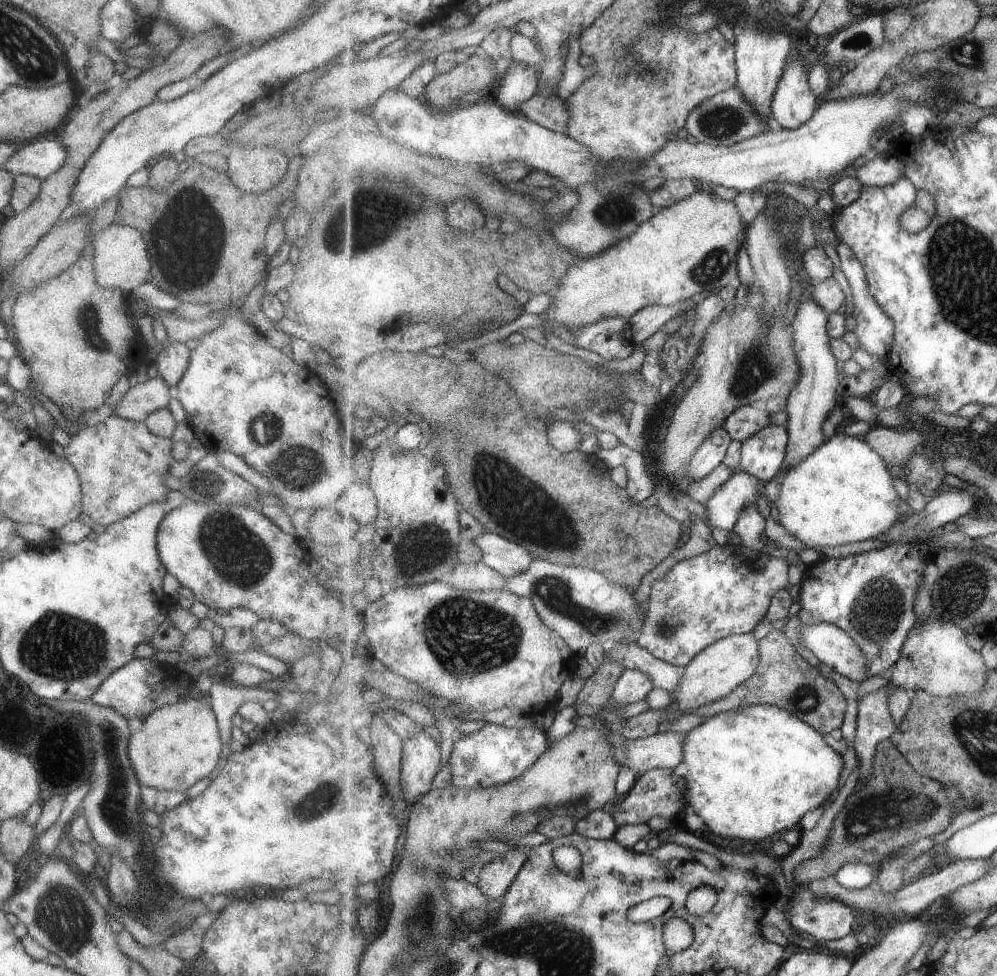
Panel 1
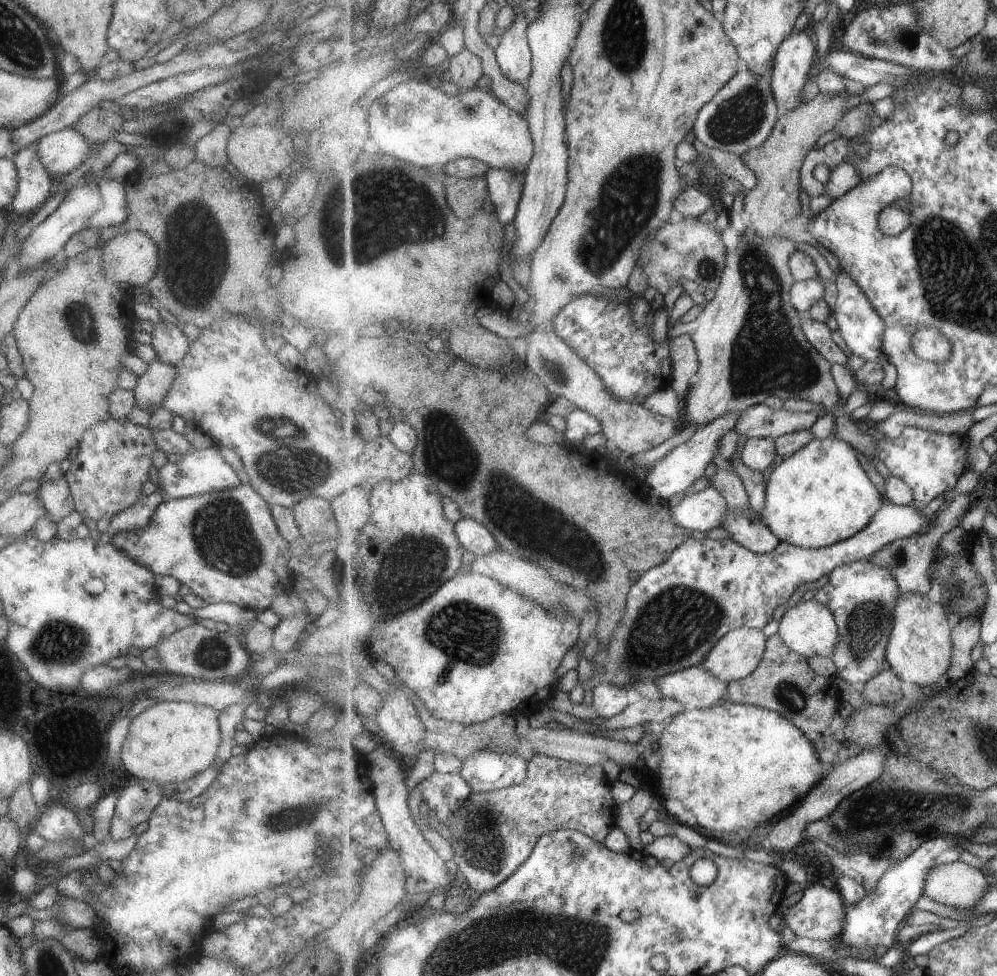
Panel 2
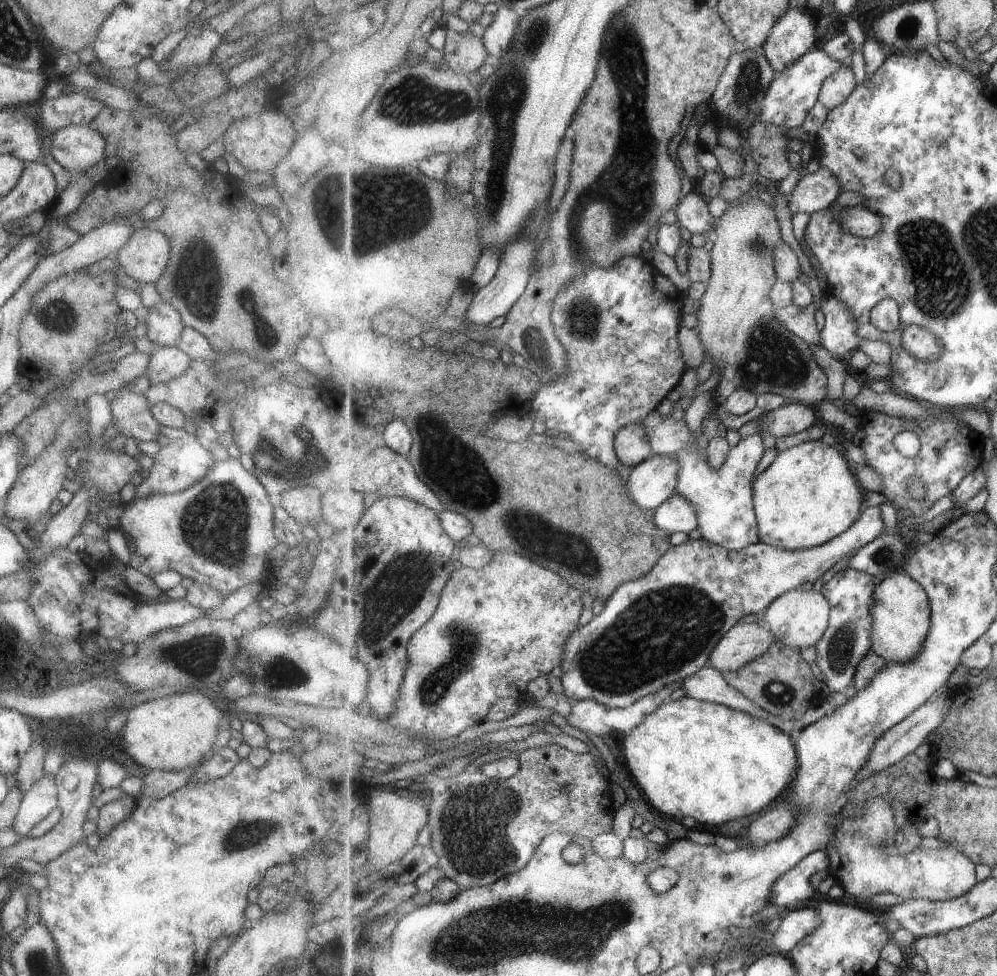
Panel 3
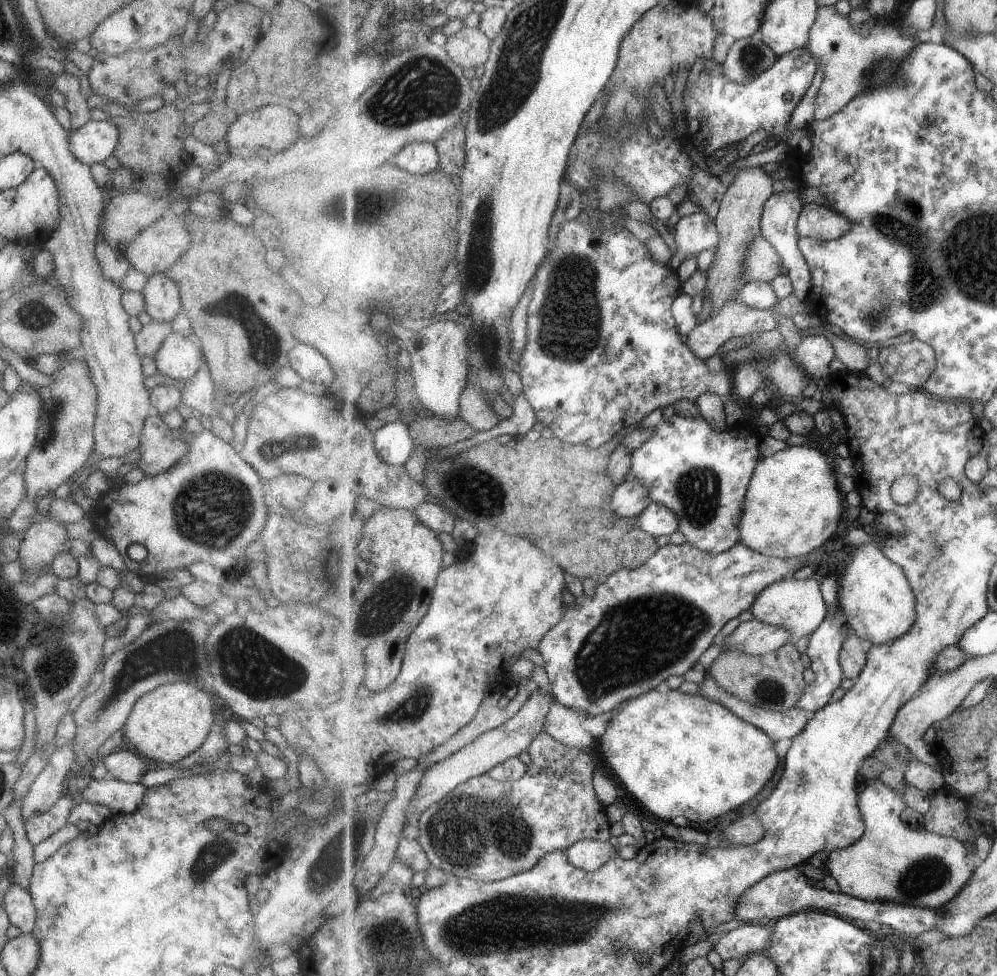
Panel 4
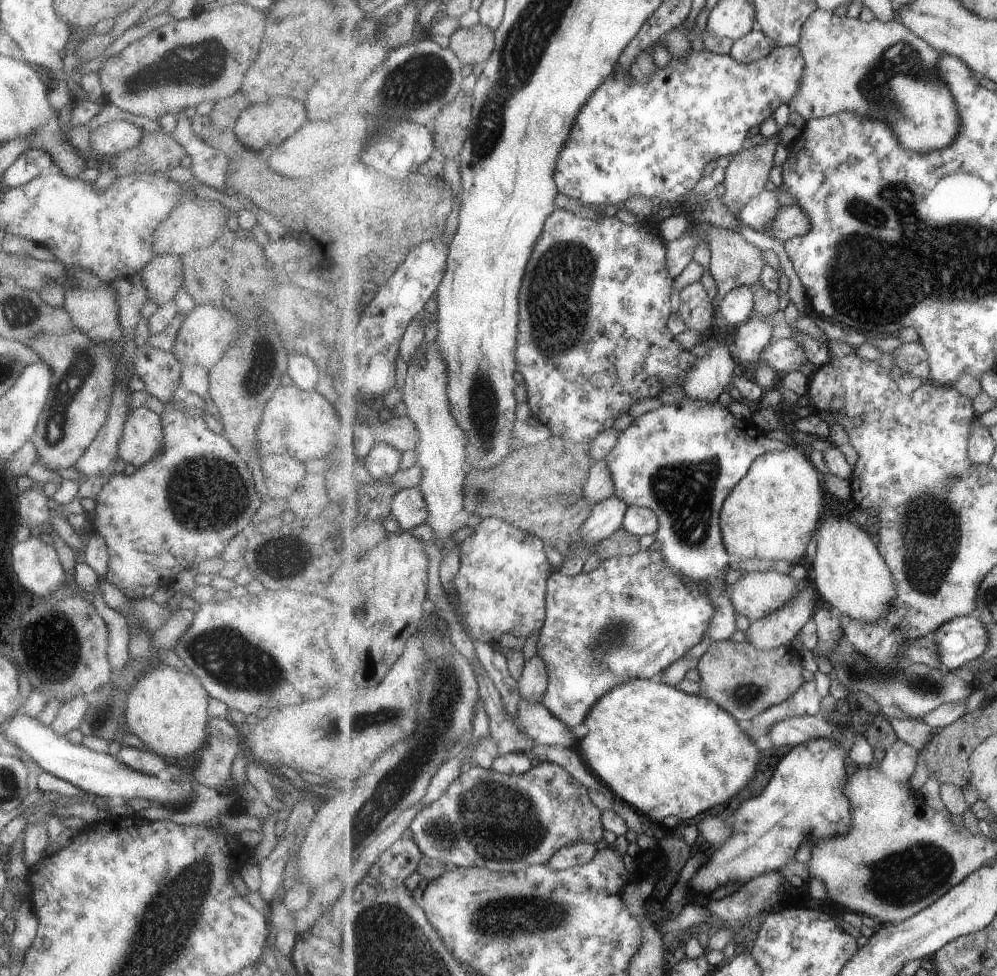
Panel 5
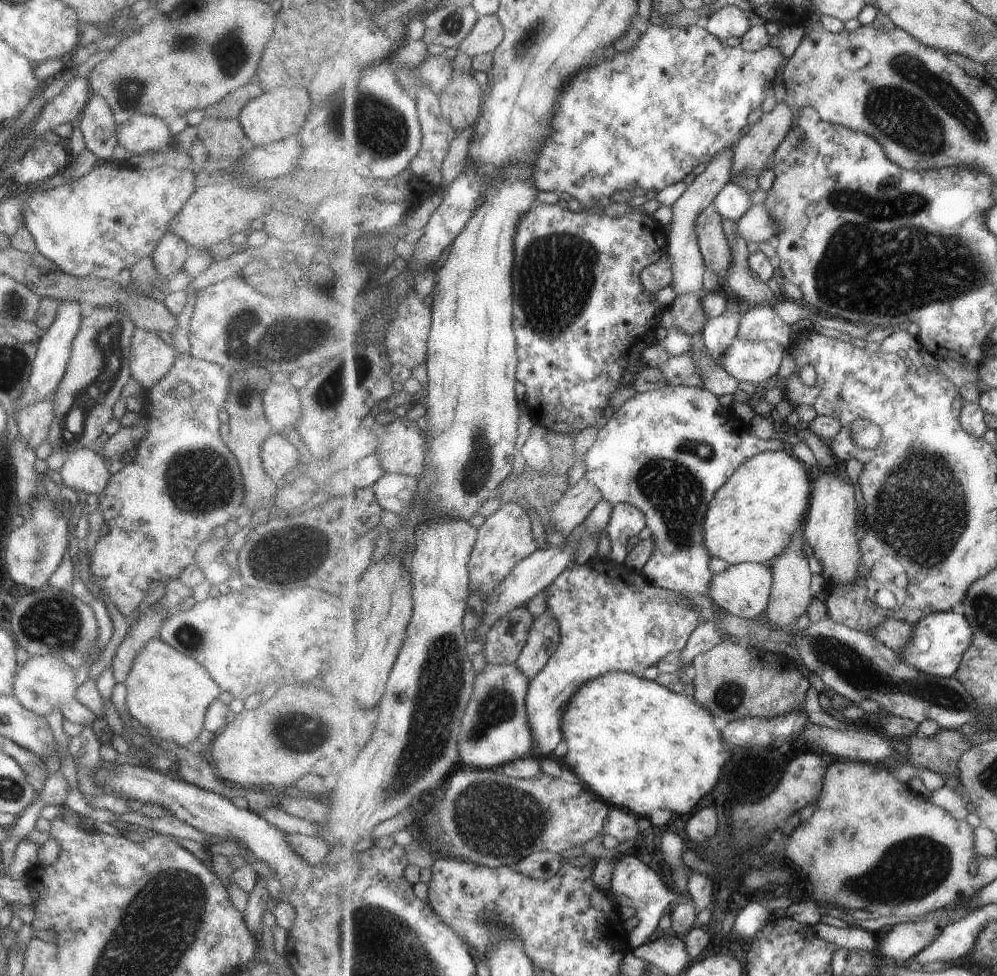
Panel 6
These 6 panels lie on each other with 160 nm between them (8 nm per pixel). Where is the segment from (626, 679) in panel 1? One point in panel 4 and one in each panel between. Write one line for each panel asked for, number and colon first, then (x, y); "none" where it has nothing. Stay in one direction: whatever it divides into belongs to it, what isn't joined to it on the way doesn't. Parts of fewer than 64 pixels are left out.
2: (608, 700)
3: (587, 717)
4: (565, 723)

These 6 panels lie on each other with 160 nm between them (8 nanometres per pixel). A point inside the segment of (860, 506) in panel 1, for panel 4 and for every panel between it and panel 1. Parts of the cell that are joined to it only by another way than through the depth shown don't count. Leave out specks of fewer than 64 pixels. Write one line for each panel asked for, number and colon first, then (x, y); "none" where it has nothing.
2: (822, 495)
3: (808, 496)
4: (794, 505)

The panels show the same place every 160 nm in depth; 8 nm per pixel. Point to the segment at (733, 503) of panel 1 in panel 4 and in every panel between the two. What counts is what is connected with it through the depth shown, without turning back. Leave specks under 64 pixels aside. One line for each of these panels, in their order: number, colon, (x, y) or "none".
2: (706, 510)
3: (677, 514)
4: (658, 519)

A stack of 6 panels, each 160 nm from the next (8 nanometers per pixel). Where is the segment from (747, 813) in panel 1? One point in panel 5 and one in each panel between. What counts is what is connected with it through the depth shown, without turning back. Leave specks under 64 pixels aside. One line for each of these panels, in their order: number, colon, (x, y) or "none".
2: (735, 766)
3: (703, 760)
4: (678, 754)
5: (662, 752)

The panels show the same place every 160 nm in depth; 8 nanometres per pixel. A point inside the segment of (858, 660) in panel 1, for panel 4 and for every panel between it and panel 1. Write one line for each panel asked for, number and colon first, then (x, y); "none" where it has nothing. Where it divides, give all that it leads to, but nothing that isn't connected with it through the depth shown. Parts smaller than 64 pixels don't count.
2: (809, 628)
3: (798, 618)
4: (799, 606)

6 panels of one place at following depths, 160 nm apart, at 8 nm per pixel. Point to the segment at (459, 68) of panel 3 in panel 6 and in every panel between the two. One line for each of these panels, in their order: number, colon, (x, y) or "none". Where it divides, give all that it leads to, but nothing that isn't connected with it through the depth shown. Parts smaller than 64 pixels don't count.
4: (468, 47)
5: (474, 45)
6: (488, 33)

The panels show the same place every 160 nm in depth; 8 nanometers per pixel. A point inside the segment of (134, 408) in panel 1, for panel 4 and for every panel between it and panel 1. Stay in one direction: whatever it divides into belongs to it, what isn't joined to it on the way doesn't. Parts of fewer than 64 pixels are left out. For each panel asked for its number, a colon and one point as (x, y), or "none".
2: (150, 387)
3: (166, 363)
4: (177, 357)

